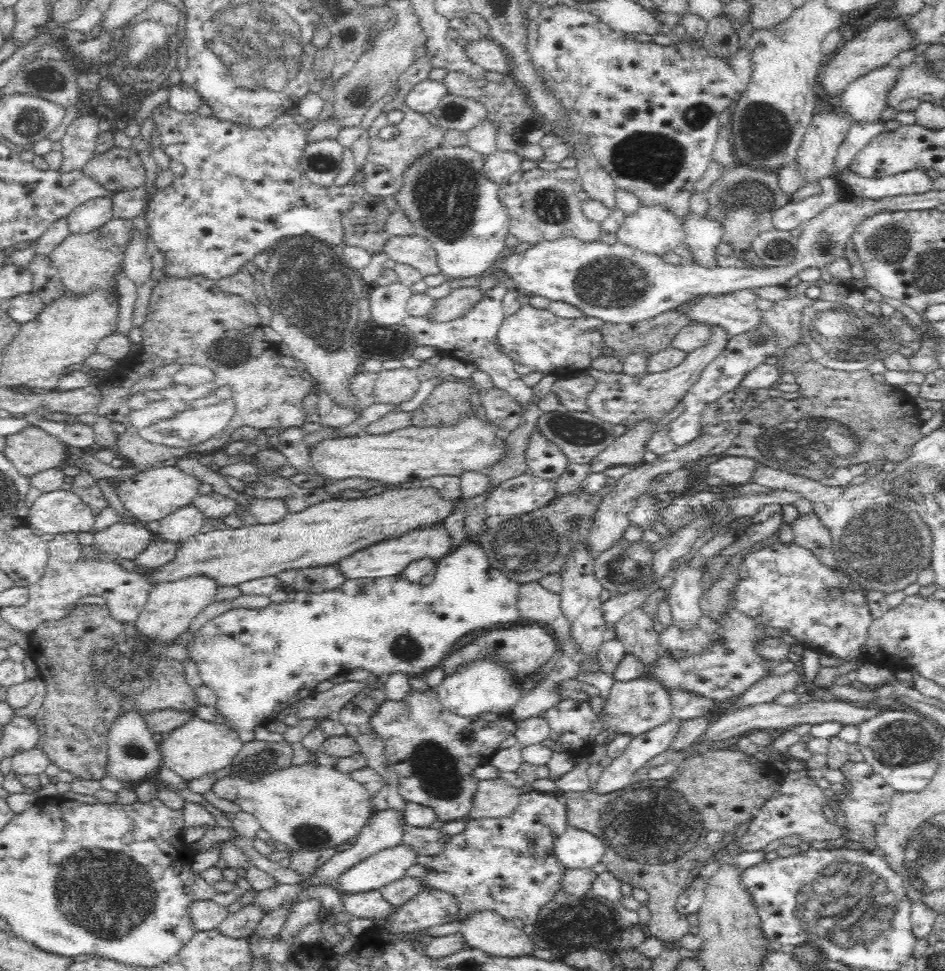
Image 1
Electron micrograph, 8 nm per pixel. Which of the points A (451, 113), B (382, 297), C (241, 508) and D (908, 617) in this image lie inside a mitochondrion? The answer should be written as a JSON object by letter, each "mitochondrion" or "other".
{"A":"mitochondrion","B":"mitochondrion","C":"other","D":"other"}

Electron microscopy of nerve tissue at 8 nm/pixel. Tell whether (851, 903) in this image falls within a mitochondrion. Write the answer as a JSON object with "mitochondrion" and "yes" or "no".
{"mitochondrion":"yes"}

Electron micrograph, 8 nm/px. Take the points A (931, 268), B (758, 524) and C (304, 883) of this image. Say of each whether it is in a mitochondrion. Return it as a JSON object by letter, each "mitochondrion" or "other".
{"A":"mitochondrion","B":"other","C":"other"}

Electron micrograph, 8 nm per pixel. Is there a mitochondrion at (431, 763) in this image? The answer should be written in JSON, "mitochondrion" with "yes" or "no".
{"mitochondrion":"yes"}

